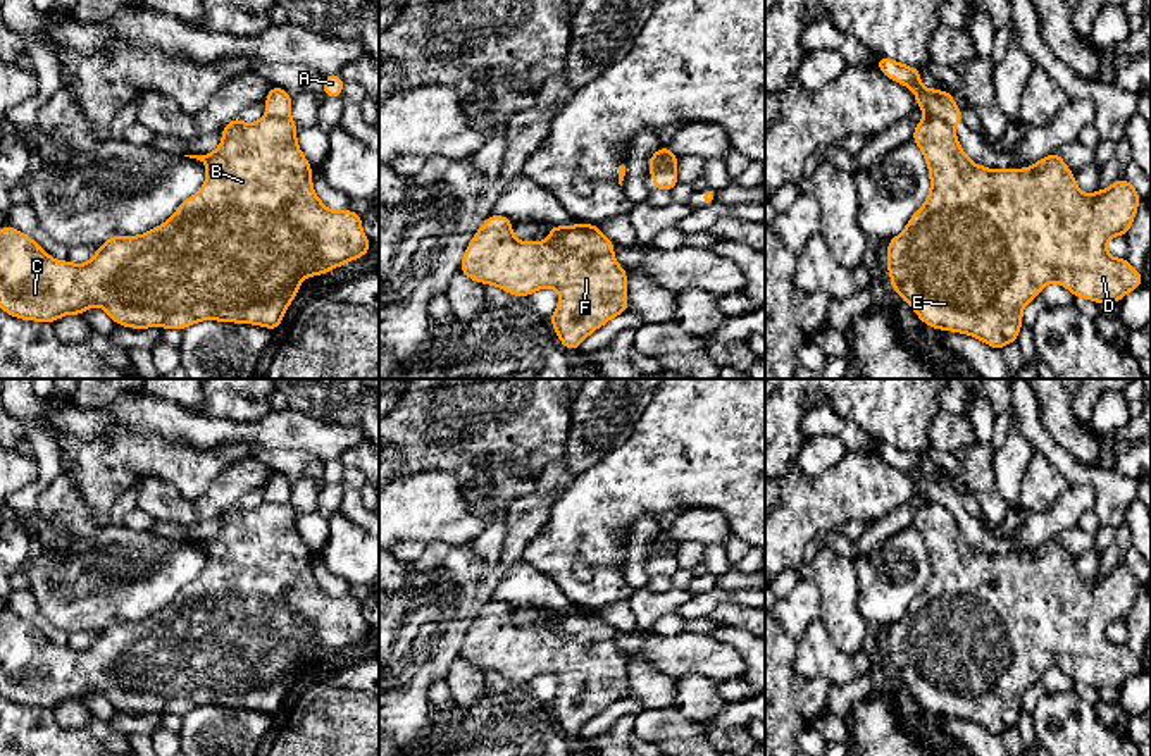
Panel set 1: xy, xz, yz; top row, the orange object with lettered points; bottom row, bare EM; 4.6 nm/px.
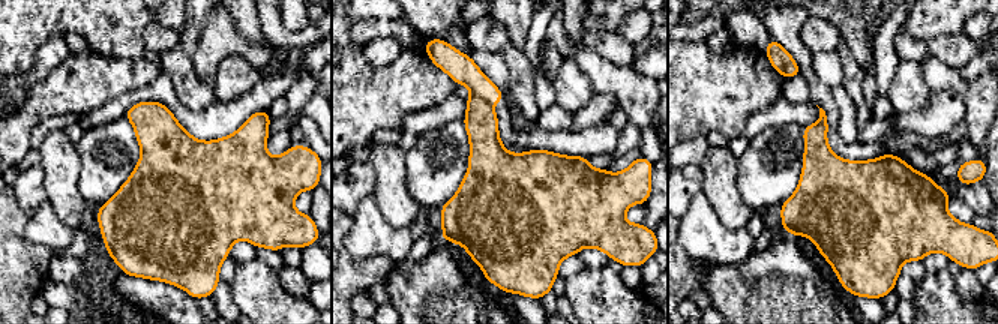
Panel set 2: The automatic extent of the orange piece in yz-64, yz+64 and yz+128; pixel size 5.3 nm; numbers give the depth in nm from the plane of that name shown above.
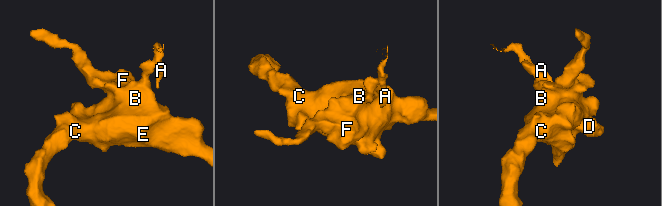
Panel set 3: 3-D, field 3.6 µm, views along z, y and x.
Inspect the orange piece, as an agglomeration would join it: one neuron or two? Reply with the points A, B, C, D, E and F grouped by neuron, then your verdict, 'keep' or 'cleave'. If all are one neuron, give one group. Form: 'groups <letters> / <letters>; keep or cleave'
groups A / B C D E F; cleave

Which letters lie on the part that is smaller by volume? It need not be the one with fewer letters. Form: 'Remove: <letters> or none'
Remove: A

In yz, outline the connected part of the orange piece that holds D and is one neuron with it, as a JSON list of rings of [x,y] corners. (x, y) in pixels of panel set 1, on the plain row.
[[[925,501],[915,511],[911,525],[924,537],[932,572],[901,620],[887,627],[887,658],[894,680],[910,689],[922,710],[968,720],[1001,735],[1017,728],[1025,691],[1039,684],[1049,668],[1060,668],[1075,684],[1087,684],[1098,691],[1120,689],[1129,677],[1142,672],[1142,658],[1125,642],[1113,644],[1106,639],[1110,623],[1129,620],[1142,586],[1123,561],[1103,577],[1084,580],[1060,537],[1027,555],[986,555],[963,539],[953,513],[932,501]]]

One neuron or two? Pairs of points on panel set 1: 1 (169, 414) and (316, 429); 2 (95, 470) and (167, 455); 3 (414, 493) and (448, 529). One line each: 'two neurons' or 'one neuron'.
1: one neuron
2: one neuron
3: one neuron

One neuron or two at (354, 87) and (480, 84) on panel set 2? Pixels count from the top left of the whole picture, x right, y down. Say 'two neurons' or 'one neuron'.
two neurons

